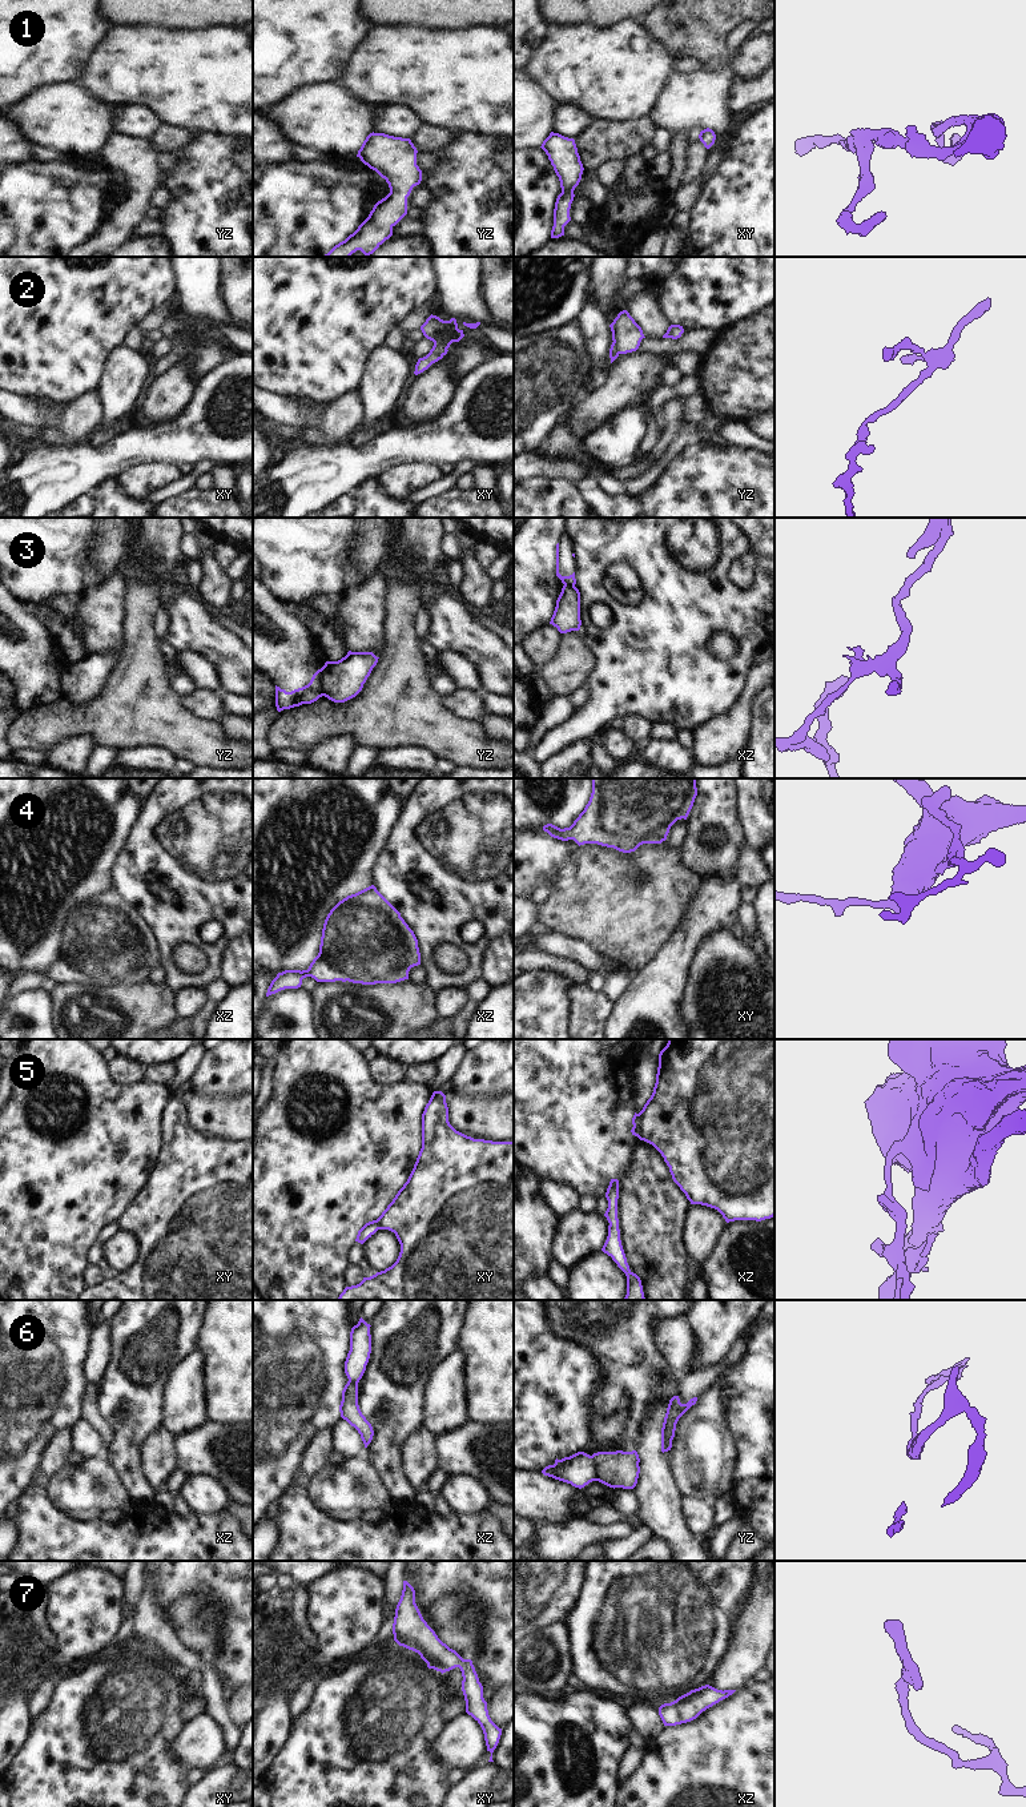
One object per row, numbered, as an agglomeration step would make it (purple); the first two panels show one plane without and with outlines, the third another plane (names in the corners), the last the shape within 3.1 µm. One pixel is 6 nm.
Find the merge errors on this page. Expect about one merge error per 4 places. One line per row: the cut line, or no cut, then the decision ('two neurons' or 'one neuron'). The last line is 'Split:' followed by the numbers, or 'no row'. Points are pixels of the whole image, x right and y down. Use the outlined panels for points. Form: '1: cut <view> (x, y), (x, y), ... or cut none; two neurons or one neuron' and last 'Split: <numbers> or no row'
1: cut none; one neuron
2: cut none; one neuron
3: cut yz (320, 669), (320, 685), (324, 695); two neurons
4: cut none; one neuron
5: cut xz (639, 1114), (636, 1135); two neurons
6: cut yz (590, 1456), (594, 1463), (596, 1480); two neurons
7: cut none; one neuron
Split: 3, 5, 6

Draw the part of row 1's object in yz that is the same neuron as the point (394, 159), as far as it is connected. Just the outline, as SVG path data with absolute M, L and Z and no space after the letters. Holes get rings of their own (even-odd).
M374 132L366 137L357 157L386 180L390 193L353 234L323 257L350 257L357 250L369 257L393 236L393 228L407 214L407 197L422 181L417 153L410 138Z

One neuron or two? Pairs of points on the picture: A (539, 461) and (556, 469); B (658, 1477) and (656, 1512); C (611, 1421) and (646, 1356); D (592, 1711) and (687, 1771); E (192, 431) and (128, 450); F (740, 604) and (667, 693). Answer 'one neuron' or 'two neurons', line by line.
A: one neuron
B: one neuron
C: one neuron
D: two neurons
E: one neuron
F: one neuron

